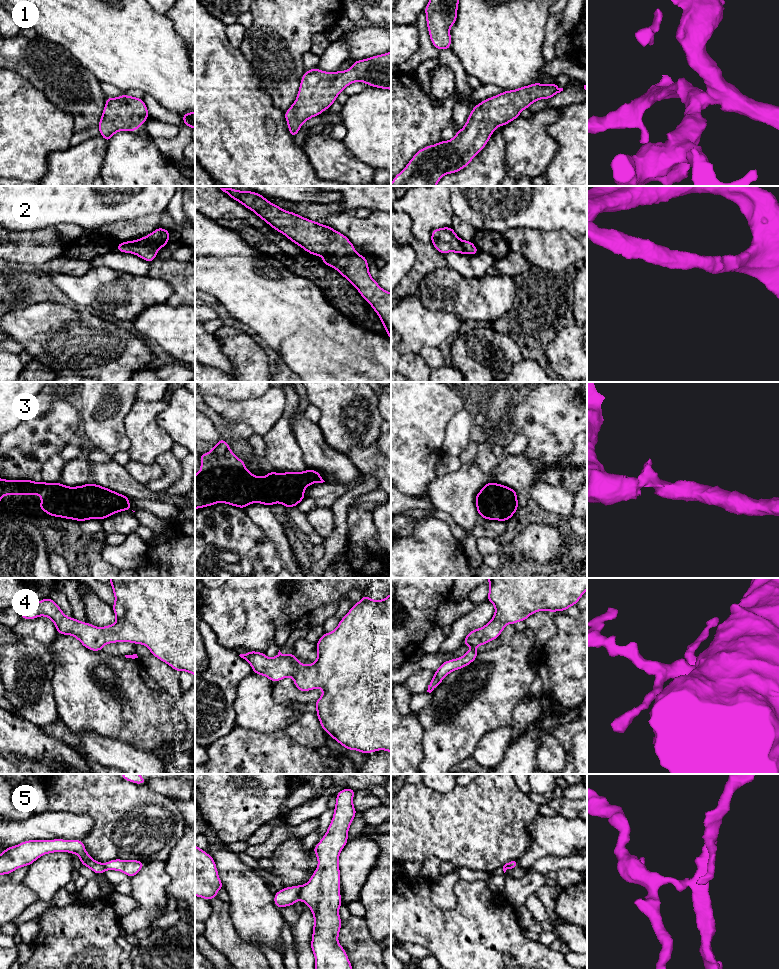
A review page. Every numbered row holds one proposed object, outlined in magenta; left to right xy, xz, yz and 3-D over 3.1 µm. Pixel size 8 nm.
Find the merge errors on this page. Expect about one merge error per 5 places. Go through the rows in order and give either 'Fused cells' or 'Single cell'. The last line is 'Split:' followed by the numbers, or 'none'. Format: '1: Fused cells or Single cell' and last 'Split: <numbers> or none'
1: Single cell
2: Single cell
3: Single cell
4: Single cell
5: Fused cells
Split: 5

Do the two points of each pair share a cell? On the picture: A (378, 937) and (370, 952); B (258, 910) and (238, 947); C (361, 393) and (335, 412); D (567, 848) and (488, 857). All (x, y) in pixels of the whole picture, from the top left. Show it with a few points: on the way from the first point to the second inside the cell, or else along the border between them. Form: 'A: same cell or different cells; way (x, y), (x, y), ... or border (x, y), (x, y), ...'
A: different cells; border (365, 921), (371, 937), (380, 945)
B: different cells; border (231, 919), (239, 936), (259, 948)
C: same cell; way (355, 399), (352, 399), (341, 410)
D: different cells; border (528, 830), (530, 844), (526, 851), (517, 859)

